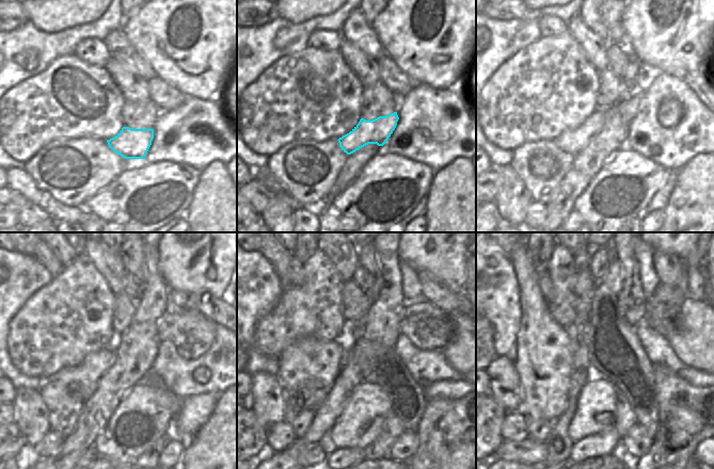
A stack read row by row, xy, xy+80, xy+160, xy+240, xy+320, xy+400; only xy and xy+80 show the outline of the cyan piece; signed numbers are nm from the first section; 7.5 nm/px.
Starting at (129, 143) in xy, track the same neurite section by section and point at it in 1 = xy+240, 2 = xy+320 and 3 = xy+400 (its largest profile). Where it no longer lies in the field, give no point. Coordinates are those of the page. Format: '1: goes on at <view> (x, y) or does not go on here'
1: goes on at xy+240 (83, 378)
2: goes on at xy+320 (307, 368)
3: goes on at xy+400 (543, 360)

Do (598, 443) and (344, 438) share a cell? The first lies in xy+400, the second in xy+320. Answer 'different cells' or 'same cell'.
different cells

